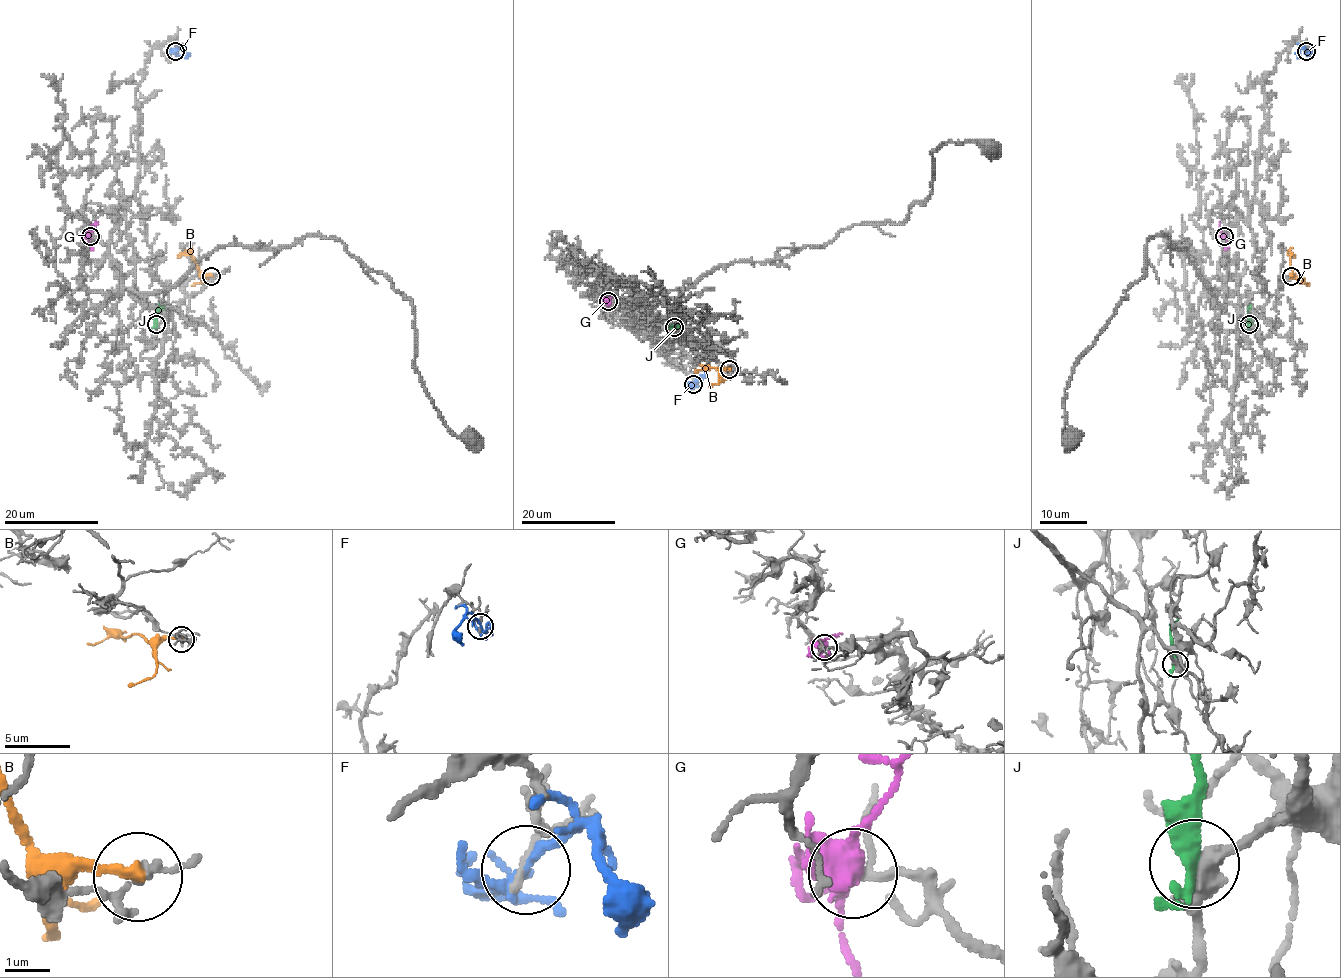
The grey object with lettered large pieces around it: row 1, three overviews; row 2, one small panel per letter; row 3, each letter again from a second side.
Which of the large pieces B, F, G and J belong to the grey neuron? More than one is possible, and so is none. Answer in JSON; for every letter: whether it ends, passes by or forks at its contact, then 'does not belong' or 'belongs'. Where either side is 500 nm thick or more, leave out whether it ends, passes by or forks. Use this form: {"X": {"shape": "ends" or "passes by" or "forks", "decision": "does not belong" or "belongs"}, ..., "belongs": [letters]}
{"B": {"shape": "ends", "decision": "does not belong"}, "F": {"shape": "forks", "decision": "does not belong"}, "G": {"shape": "forks", "decision": "belongs"}, "J": {"shape": "passes by", "decision": "does not belong"}, "belongs": ["G"]}

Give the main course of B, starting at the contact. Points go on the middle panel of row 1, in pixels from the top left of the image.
B: (728, 369), (718, 370), (713, 367), (694, 370)

